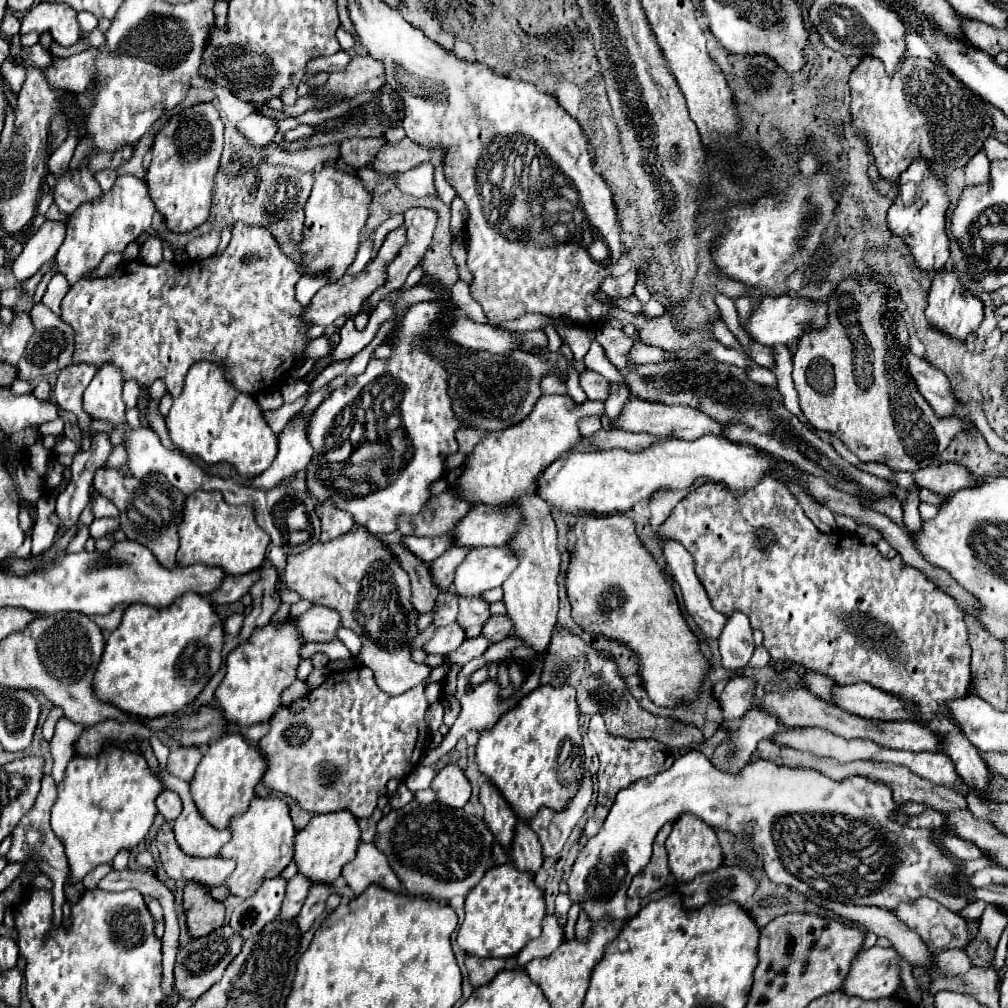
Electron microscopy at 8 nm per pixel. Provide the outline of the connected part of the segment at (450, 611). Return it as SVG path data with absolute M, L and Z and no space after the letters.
M439 593L437 603L435 603L435 609L433 609L433 625L435 627L445 627L445 625L455 623L457 609L459 609L457 601L459 601L457 595Z

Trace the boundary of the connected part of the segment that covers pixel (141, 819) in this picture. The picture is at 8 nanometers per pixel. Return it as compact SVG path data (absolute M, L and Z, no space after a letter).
M107 747L107 751L99 757L73 757L67 767L67 777L59 785L57 803L51 809L51 829L63 843L71 865L69 883L79 883L97 865L111 863L119 851L131 851L133 847L137 847L157 815L155 799L161 791L161 781L151 773L141 753L121 753L119 749Z

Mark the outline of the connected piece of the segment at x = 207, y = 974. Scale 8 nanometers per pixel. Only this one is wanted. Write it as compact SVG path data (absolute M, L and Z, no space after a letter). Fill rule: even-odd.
M229 925L215 929L213 933L189 941L185 947L179 949L177 953L177 963L175 963L175 989L181 999L199 999L211 985L215 985L227 965L239 955L243 945L243 937L235 933Z

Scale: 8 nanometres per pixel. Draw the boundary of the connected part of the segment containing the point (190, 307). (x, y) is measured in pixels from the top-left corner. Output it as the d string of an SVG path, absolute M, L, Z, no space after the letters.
M235 223L235 229L233 229L233 237L227 245L227 249L223 251L221 257L211 257L211 259L205 259L205 261L191 261L187 265L177 265L177 263L169 263L169 261L161 261L159 265L147 265L147 263L141 263L139 259L135 261L123 261L115 275L111 277L103 277L103 279L83 279L83 281L77 281L75 287L71 287L71 291L65 295L63 303L61 303L61 319L73 327L75 331L75 353L73 353L73 363L79 365L79 363L87 363L87 365L95 365L95 367L101 367L103 363L113 363L121 369L123 373L123 379L125 381L137 381L143 389L149 389L153 381L157 379L163 379L165 385L167 385L167 393L175 399L181 389L183 389L183 379L187 375L187 371L191 369L191 365L195 365L197 361L213 361L213 363L219 363L223 365L223 373L227 373L227 381L231 381L231 385L235 385L235 389L247 393L247 395L253 395L253 393L259 393L263 391L265 387L271 387L275 385L281 377L285 377L301 359L301 351L307 343L305 339L305 333L307 333L307 323L301 321L301 305L299 301L295 299L295 285L301 277L301 265L293 263L287 255L281 253L281 249L275 245L275 239L271 237L269 229L267 227L249 227L249 225L243 225L243 223Z

